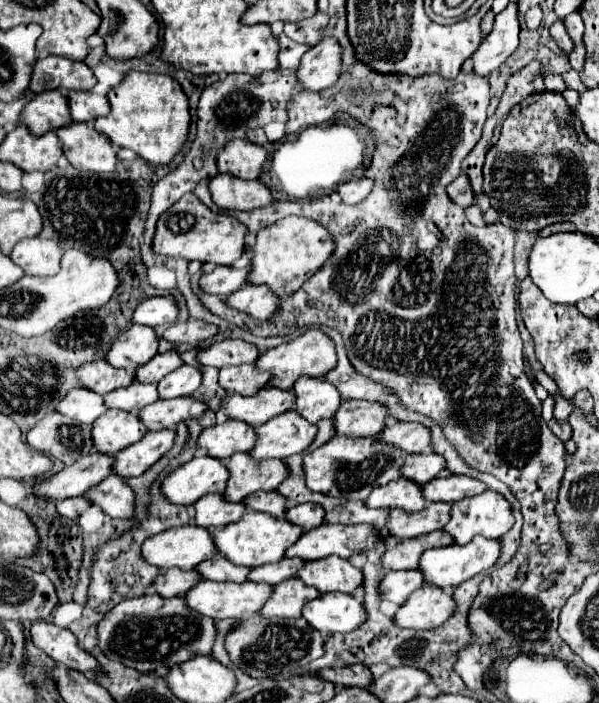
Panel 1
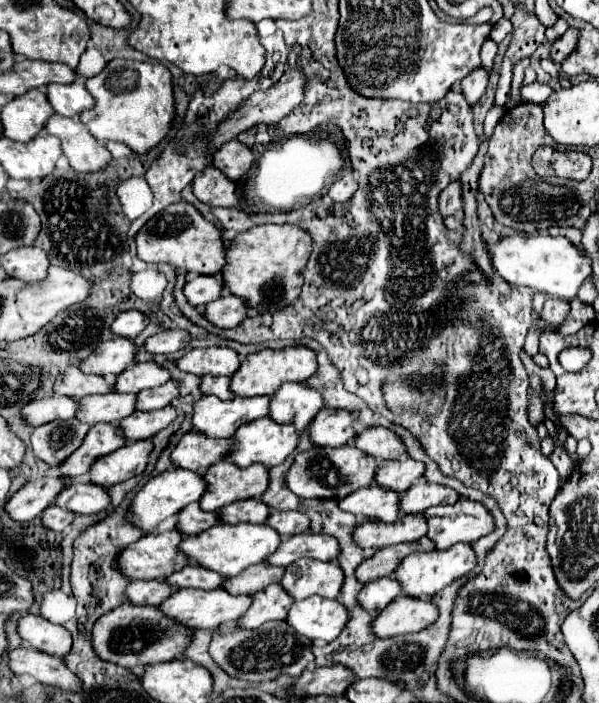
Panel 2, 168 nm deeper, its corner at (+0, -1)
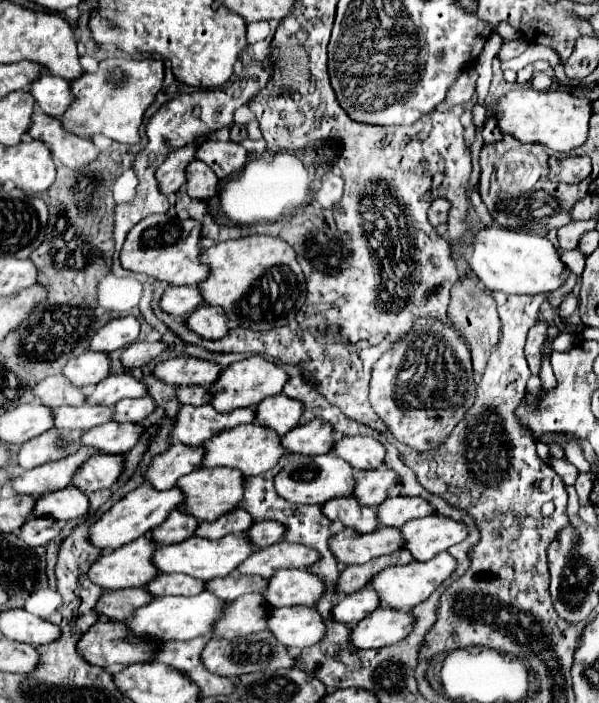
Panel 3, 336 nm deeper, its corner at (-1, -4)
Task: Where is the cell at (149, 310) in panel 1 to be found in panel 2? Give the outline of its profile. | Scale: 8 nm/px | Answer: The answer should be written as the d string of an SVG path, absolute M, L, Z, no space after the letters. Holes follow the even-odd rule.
M127 310L127 312L121 312L113 324L111 324L111 332L113 336L121 336L121 338L129 338L133 340L135 336L139 336L145 326L149 324L149 318L139 312L139 310Z

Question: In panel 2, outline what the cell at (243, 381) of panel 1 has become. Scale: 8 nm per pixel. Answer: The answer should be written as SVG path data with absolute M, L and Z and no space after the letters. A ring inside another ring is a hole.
M201 376L199 388L203 394L213 394L221 400L233 398L233 392L229 390L229 378L225 378L225 376Z

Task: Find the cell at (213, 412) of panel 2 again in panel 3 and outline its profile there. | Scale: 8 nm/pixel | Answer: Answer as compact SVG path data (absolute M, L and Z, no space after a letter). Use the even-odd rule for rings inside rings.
M182 405L176 415L172 439L196 447L218 435L218 431L226 431L238 423L254 423L254 409L246 407L232 413L218 413L212 405Z

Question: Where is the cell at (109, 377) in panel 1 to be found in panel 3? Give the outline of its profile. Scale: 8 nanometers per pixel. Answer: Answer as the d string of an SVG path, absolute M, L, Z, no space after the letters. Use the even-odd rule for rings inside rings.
M64 375L46 377L38 383L34 393L42 403L46 403L52 409L60 405L84 405L88 399L84 387L72 385Z

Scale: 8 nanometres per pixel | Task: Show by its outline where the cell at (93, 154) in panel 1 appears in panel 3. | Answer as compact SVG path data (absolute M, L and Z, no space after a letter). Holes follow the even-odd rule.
M40 109L34 111L28 135L32 135L32 139L44 141L50 147L54 159L70 169L80 169L92 163L100 153L98 147L92 143L92 139L82 139L66 131L56 117L50 117Z

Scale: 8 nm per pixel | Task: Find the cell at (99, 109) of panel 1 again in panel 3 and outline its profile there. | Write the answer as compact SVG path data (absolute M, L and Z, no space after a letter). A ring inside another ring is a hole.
M44 73L38 81L32 83L30 93L36 99L36 105L50 117L62 117L62 113L74 103L74 93L70 81Z

